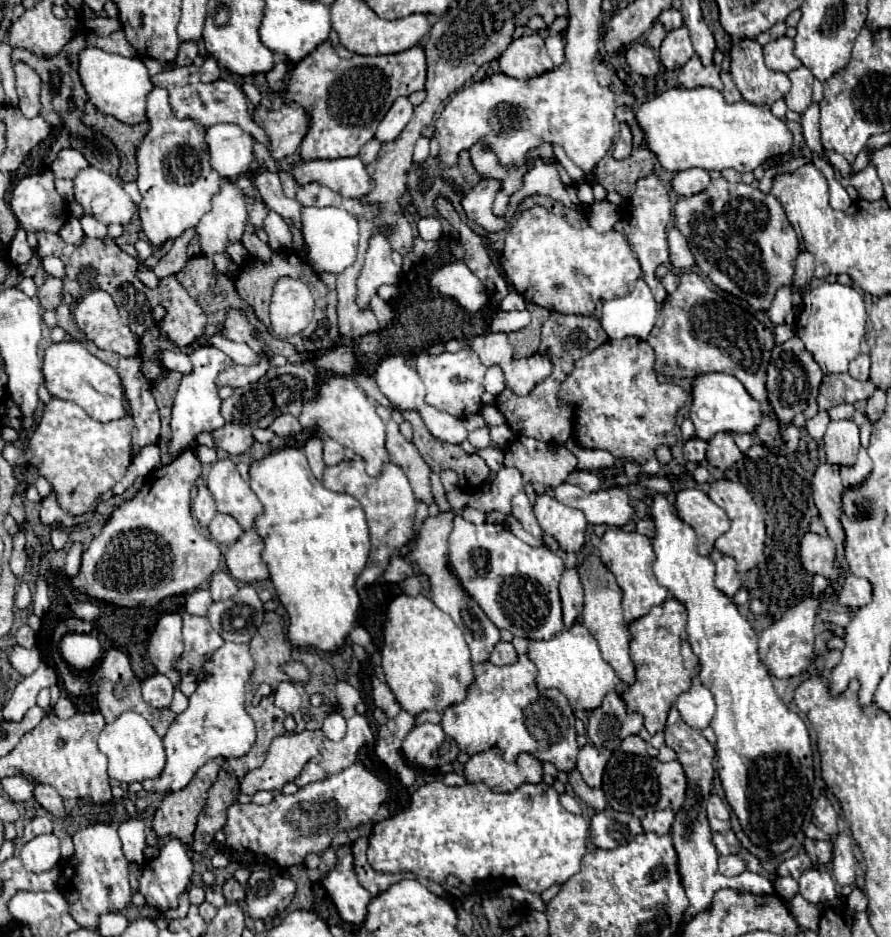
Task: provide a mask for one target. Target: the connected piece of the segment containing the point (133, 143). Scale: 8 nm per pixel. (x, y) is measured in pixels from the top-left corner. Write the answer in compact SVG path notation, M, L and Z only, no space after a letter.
M91 102L85 104L81 122L89 128L93 128L95 132L101 132L105 138L109 138L115 148L119 150L119 158L121 158L121 168L119 168L119 180L121 182L131 182L137 178L137 164L135 164L135 148L139 146L139 142L143 140L145 132L149 130L149 124L123 124L111 116L101 114Z

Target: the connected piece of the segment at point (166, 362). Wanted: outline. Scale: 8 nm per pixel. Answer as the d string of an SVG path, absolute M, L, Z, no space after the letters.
M159 350L157 352L157 360L161 360L165 370L177 370L181 374L187 374L191 370L191 362L189 356L183 352L175 352L175 350Z

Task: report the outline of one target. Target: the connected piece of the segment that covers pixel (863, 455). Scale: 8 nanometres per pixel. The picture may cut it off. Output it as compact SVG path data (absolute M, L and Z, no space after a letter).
M860 448L859 454L857 454L857 462L853 466L843 466L841 468L841 478L843 478L845 488L863 482L867 478L867 474L871 472L871 468L873 468L873 462L867 456L867 450Z

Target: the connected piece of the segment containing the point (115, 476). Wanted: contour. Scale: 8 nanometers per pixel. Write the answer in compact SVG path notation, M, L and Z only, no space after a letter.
M53 398L45 406L39 426L23 448L23 460L31 466L37 466L39 474L49 480L57 500L61 502L61 508L69 514L87 512L101 494L111 490L125 476L133 458L131 432L135 426L127 400L125 408L127 416L103 424L95 422L81 406L75 406L69 400Z

